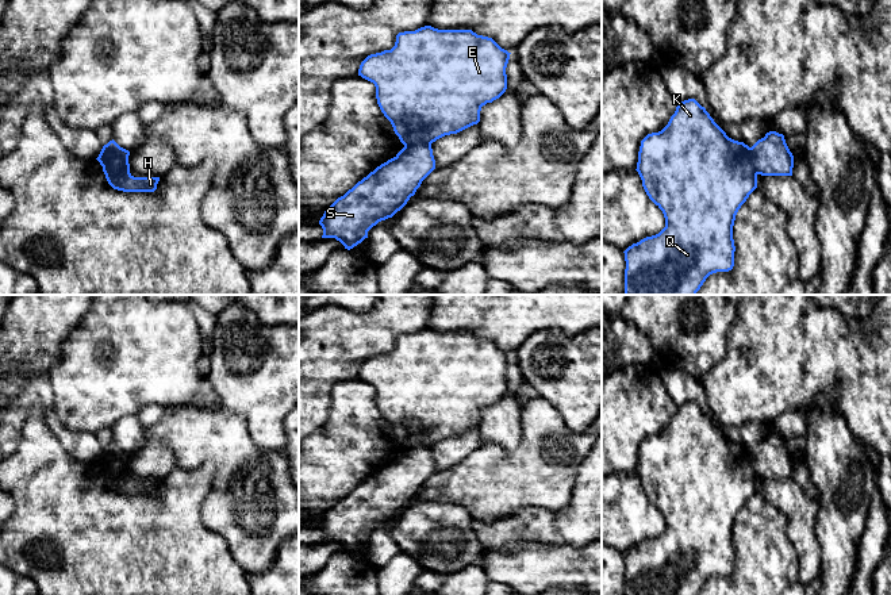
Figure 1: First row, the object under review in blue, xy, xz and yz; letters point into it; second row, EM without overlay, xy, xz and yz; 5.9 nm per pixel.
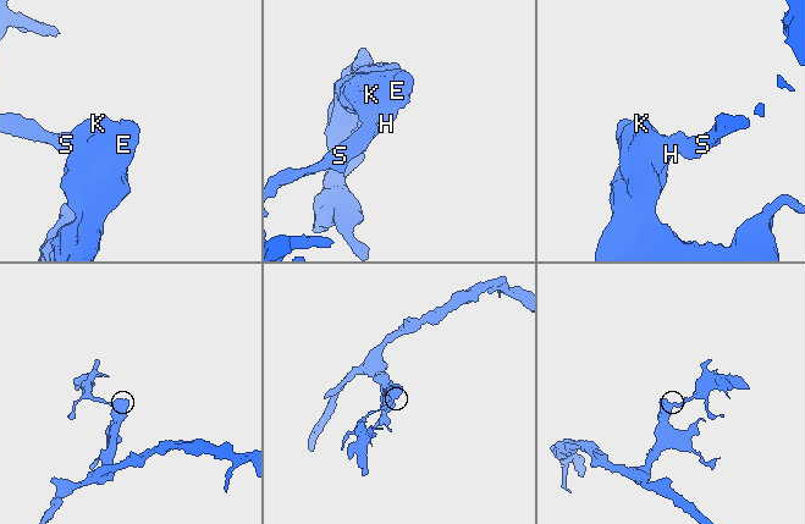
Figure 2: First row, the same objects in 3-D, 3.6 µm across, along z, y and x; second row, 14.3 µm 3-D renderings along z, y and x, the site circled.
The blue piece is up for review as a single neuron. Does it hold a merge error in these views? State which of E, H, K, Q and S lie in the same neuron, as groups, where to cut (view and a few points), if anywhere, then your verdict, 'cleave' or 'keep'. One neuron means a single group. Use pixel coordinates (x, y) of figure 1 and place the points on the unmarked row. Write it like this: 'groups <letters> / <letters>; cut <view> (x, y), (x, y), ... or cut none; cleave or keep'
groups E H K Q / S; cut xy (100, 456), (118, 465), (127, 463); cleave

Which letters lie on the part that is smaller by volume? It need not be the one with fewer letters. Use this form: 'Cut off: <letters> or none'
Cut off: S

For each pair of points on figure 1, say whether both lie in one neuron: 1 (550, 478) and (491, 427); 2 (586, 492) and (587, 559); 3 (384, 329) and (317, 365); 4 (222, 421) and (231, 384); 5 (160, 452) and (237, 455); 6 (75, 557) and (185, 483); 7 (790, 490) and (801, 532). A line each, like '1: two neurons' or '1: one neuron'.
1: two neurons
2: two neurons
3: one neuron
4: two neurons
5: two neurons
6: one neuron
7: one neuron

